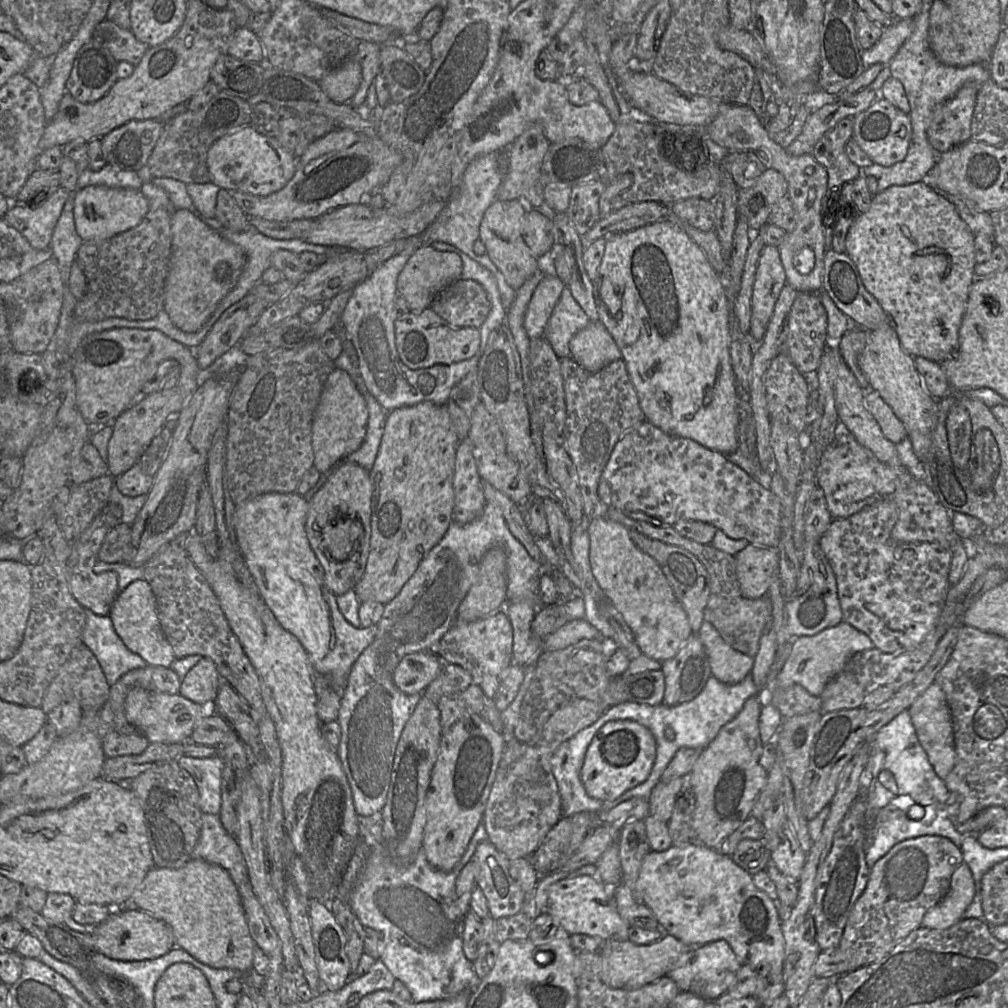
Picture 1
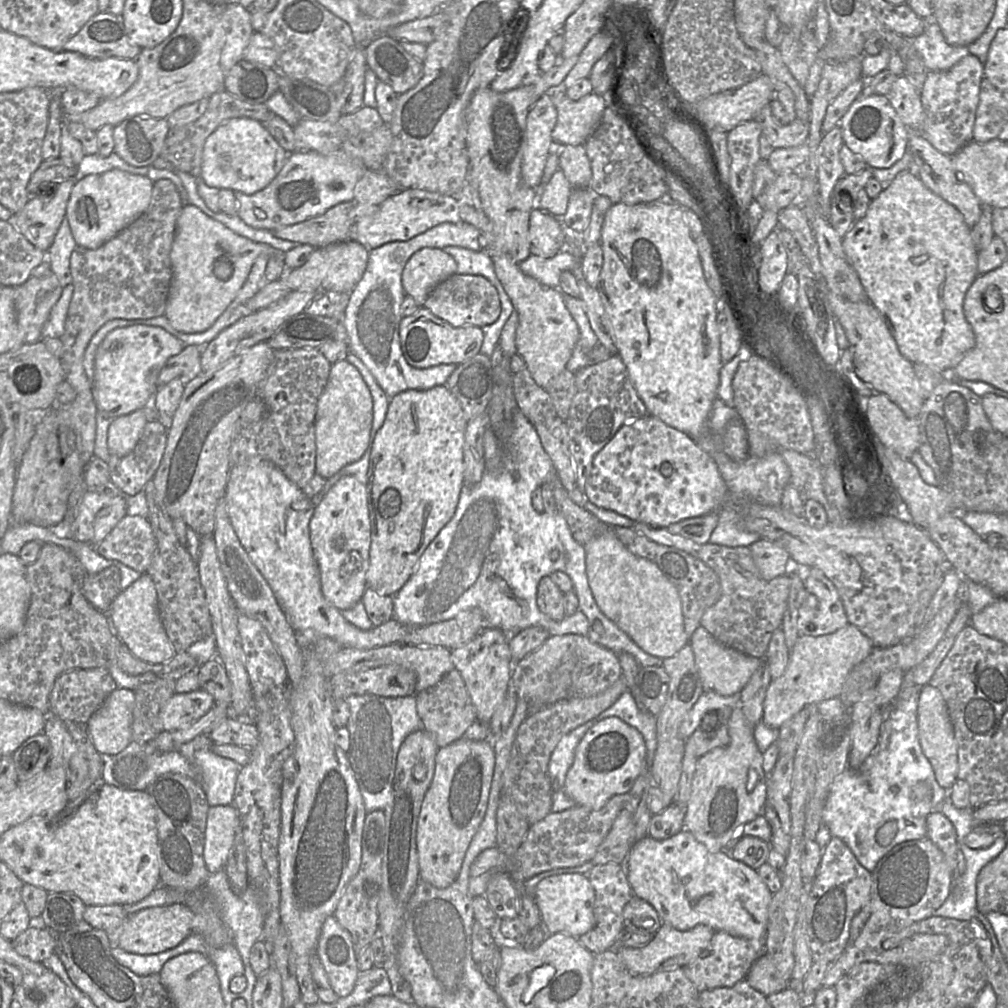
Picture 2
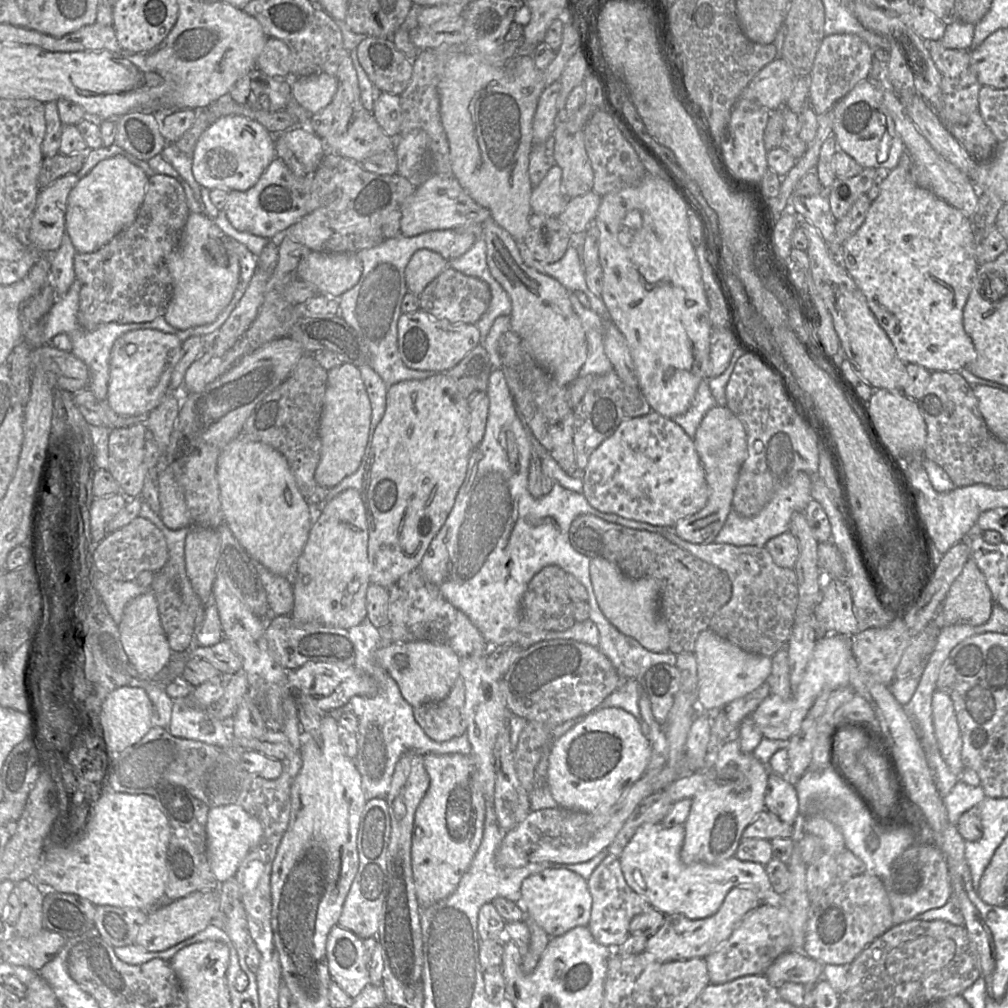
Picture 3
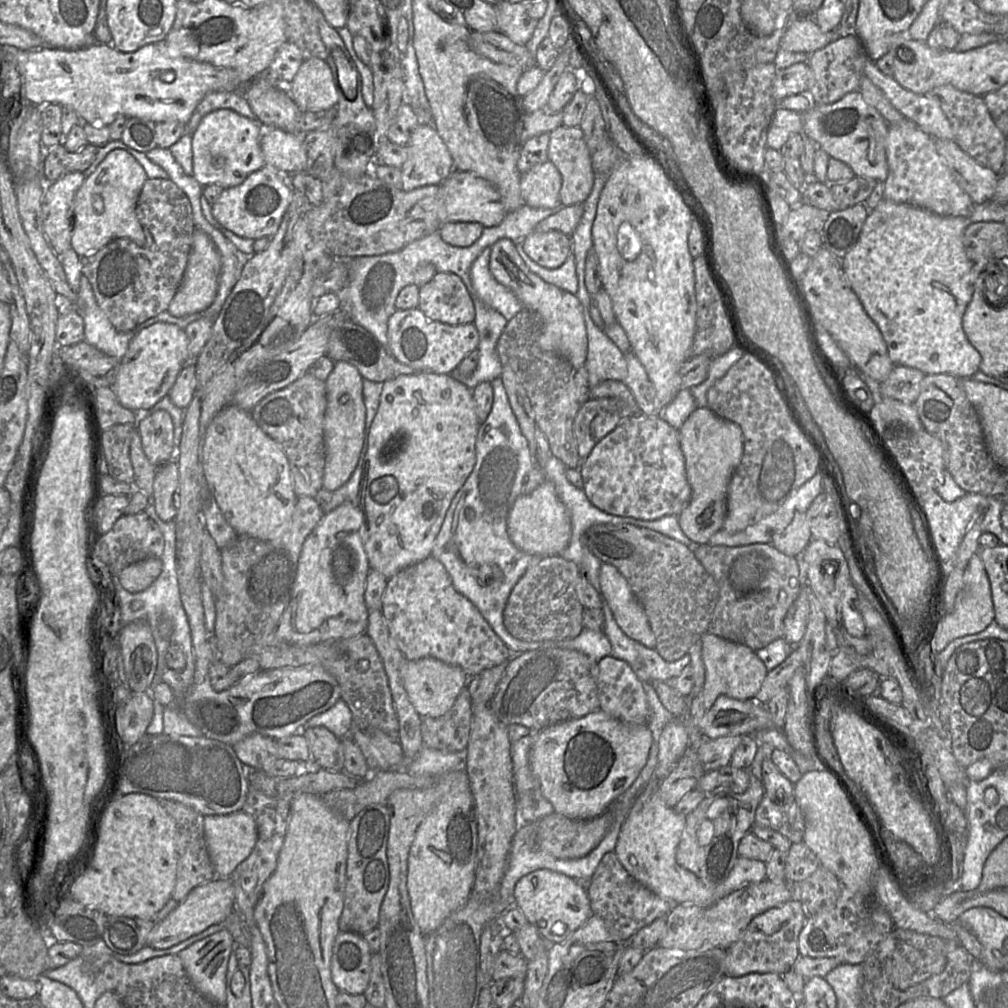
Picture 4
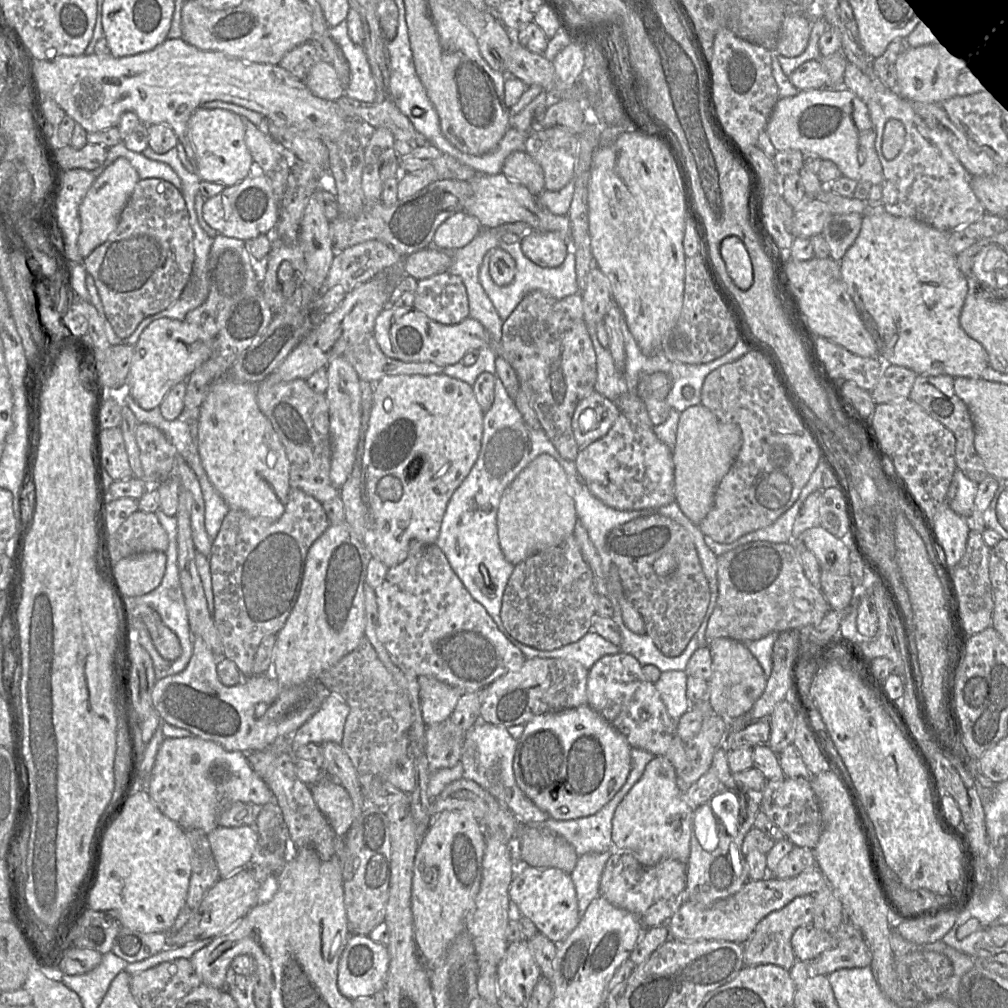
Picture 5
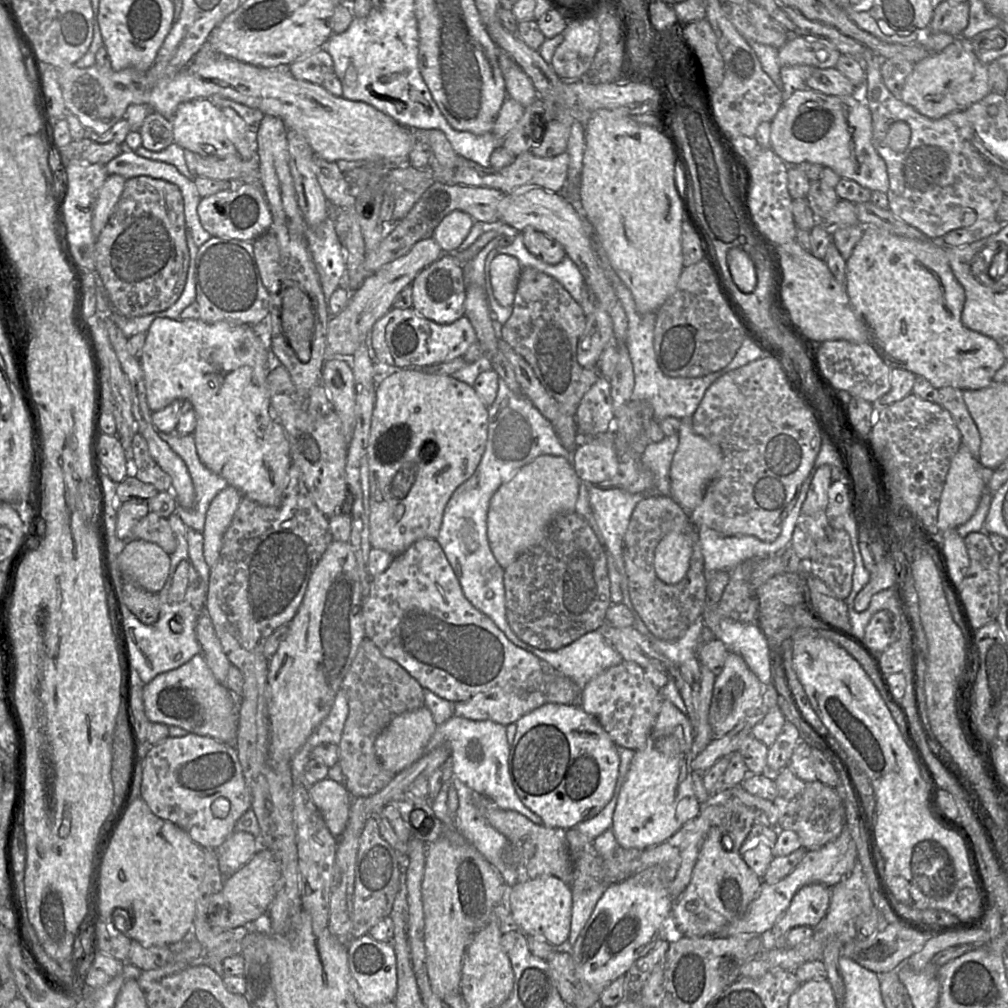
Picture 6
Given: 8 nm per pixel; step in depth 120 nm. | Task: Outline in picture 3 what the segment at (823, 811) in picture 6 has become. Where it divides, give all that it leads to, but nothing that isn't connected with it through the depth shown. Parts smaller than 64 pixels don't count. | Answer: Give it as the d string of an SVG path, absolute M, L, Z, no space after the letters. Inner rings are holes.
M764 809L745 828L741 838L761 838L770 841L774 838L792 838L793 833L793 825L781 821L776 815Z

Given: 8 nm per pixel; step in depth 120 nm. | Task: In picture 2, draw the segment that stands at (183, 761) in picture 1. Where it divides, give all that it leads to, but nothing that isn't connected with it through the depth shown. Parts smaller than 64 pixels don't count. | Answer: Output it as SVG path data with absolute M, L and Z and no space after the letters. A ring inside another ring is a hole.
M199 735L179 749L191 764L210 807L233 804L241 766L213 752L210 735Z

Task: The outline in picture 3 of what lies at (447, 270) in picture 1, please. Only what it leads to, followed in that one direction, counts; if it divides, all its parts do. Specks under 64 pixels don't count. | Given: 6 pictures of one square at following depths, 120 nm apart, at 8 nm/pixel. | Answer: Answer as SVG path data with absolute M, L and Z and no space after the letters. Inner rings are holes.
M428 249L416 251L405 268L408 291L419 297L427 285L447 267L449 267L449 261L439 253Z

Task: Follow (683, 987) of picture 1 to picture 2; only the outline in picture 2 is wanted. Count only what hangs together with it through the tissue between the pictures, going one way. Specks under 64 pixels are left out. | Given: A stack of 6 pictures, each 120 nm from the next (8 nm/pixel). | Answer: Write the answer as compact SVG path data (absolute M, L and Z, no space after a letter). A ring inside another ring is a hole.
M719 931L714 933L710 944L700 956L684 967L684 973L699 992L720 987L732 987L738 981L745 979L753 963L763 954L765 954L765 940L750 940Z

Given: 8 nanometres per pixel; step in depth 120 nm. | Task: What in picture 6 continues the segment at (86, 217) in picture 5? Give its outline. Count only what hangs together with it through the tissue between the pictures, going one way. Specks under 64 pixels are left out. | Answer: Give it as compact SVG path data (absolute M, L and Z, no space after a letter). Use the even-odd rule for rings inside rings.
M111 174L108 175L100 188L92 215L92 229L96 237L99 236L112 215L114 207L124 190L126 180L119 174Z

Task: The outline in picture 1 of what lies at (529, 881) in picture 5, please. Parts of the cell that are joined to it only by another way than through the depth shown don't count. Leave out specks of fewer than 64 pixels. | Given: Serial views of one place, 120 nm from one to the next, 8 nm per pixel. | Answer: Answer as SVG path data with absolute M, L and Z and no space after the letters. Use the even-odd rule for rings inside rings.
M588 875L559 880L549 888L547 912L558 922L563 935L584 934L603 941L627 941L630 926L617 911L615 887L605 886L597 877Z

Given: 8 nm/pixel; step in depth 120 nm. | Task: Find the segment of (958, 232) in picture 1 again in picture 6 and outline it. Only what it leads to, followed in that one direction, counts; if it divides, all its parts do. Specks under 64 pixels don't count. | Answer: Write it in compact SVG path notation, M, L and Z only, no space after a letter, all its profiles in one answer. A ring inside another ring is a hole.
M864 227L864 233L846 262L846 292L850 303L869 331L871 343L883 361L891 369L904 369L922 376L935 388L953 387L960 390L979 390L993 383L993 376L1006 363L998 343L991 337L965 327L961 322L961 315L965 304L965 290L955 278L950 267L943 245L929 239L909 239L890 234L876 227Z

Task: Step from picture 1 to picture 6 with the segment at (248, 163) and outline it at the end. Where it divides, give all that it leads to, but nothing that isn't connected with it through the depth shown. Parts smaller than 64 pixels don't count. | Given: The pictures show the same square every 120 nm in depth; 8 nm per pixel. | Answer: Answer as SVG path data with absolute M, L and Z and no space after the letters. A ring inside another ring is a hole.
M194 99L181 103L170 121L173 126L174 143L183 149L202 157L224 158L238 153L226 135L226 127L230 127L230 124L221 109L214 106L210 99Z

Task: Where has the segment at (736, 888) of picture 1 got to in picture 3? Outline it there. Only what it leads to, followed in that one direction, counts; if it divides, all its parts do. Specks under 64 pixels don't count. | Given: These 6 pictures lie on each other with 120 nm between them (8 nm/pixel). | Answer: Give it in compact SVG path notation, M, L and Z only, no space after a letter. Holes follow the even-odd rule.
M662 823L641 825L624 848L620 863L626 883L664 915L683 915L698 920L714 915L728 892L735 887L752 888L761 902L773 901L774 893L765 866L741 861L733 856L720 864L684 864L680 851L684 842L683 825L665 827Z

